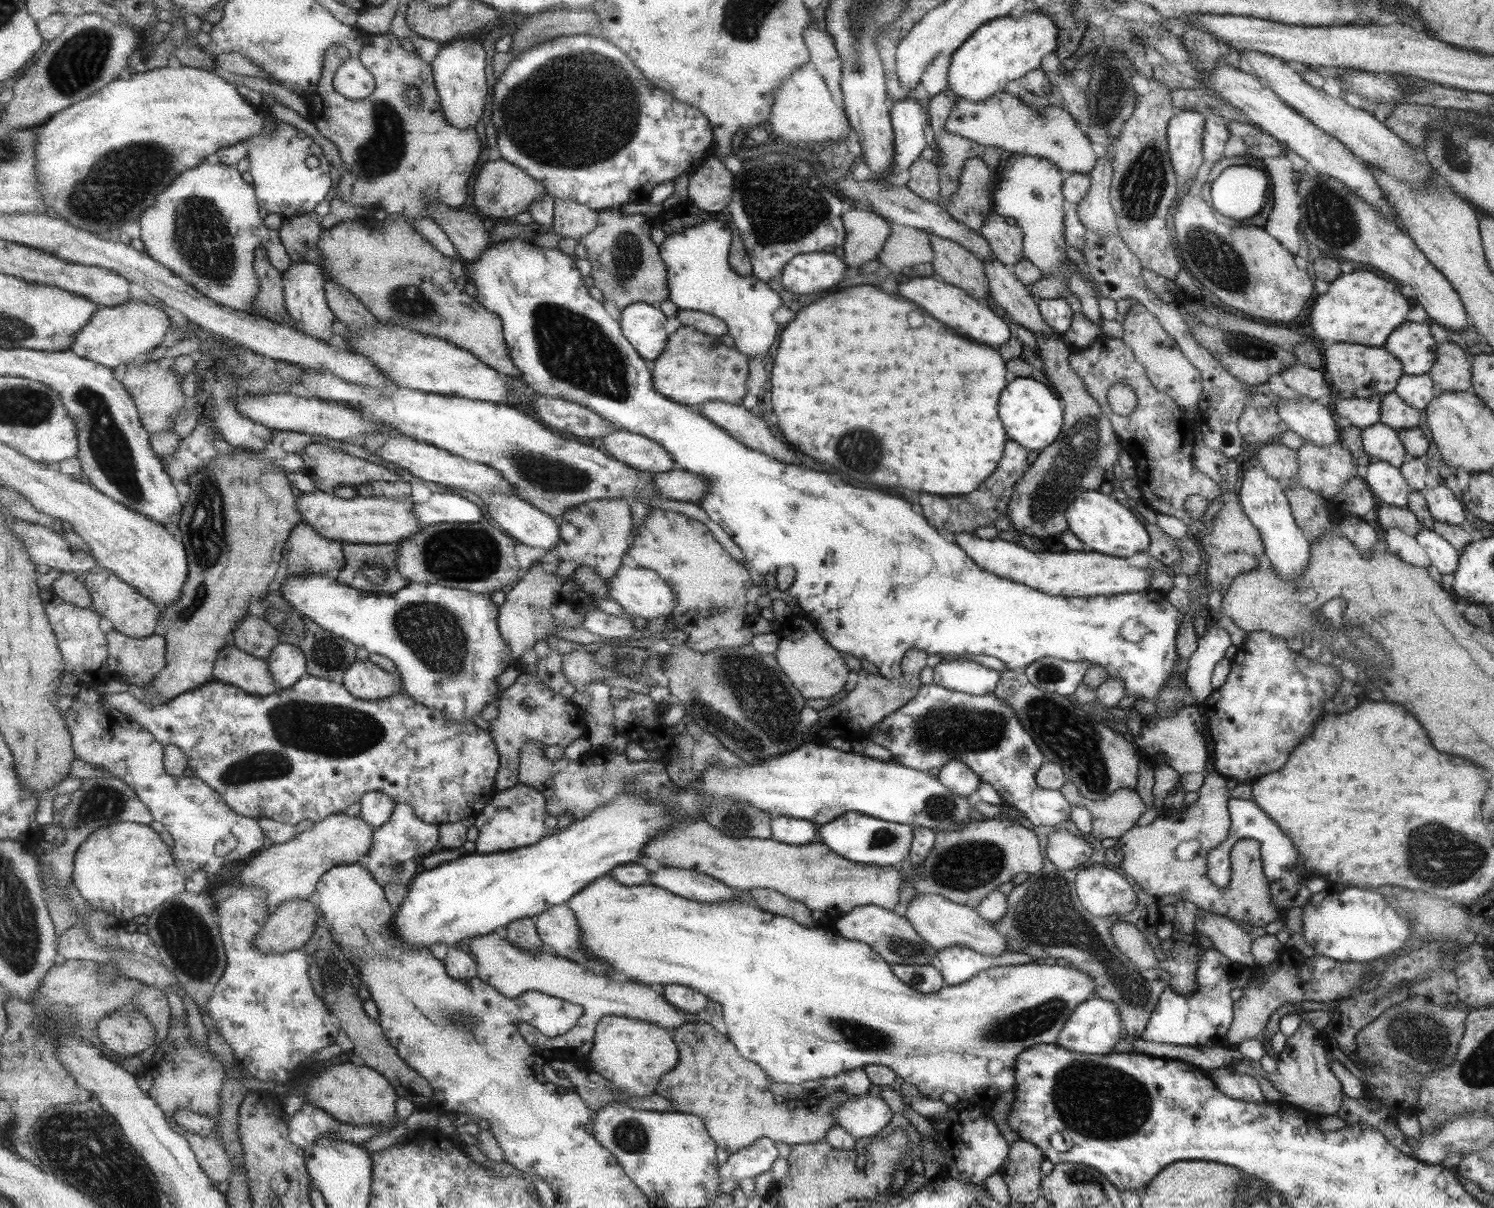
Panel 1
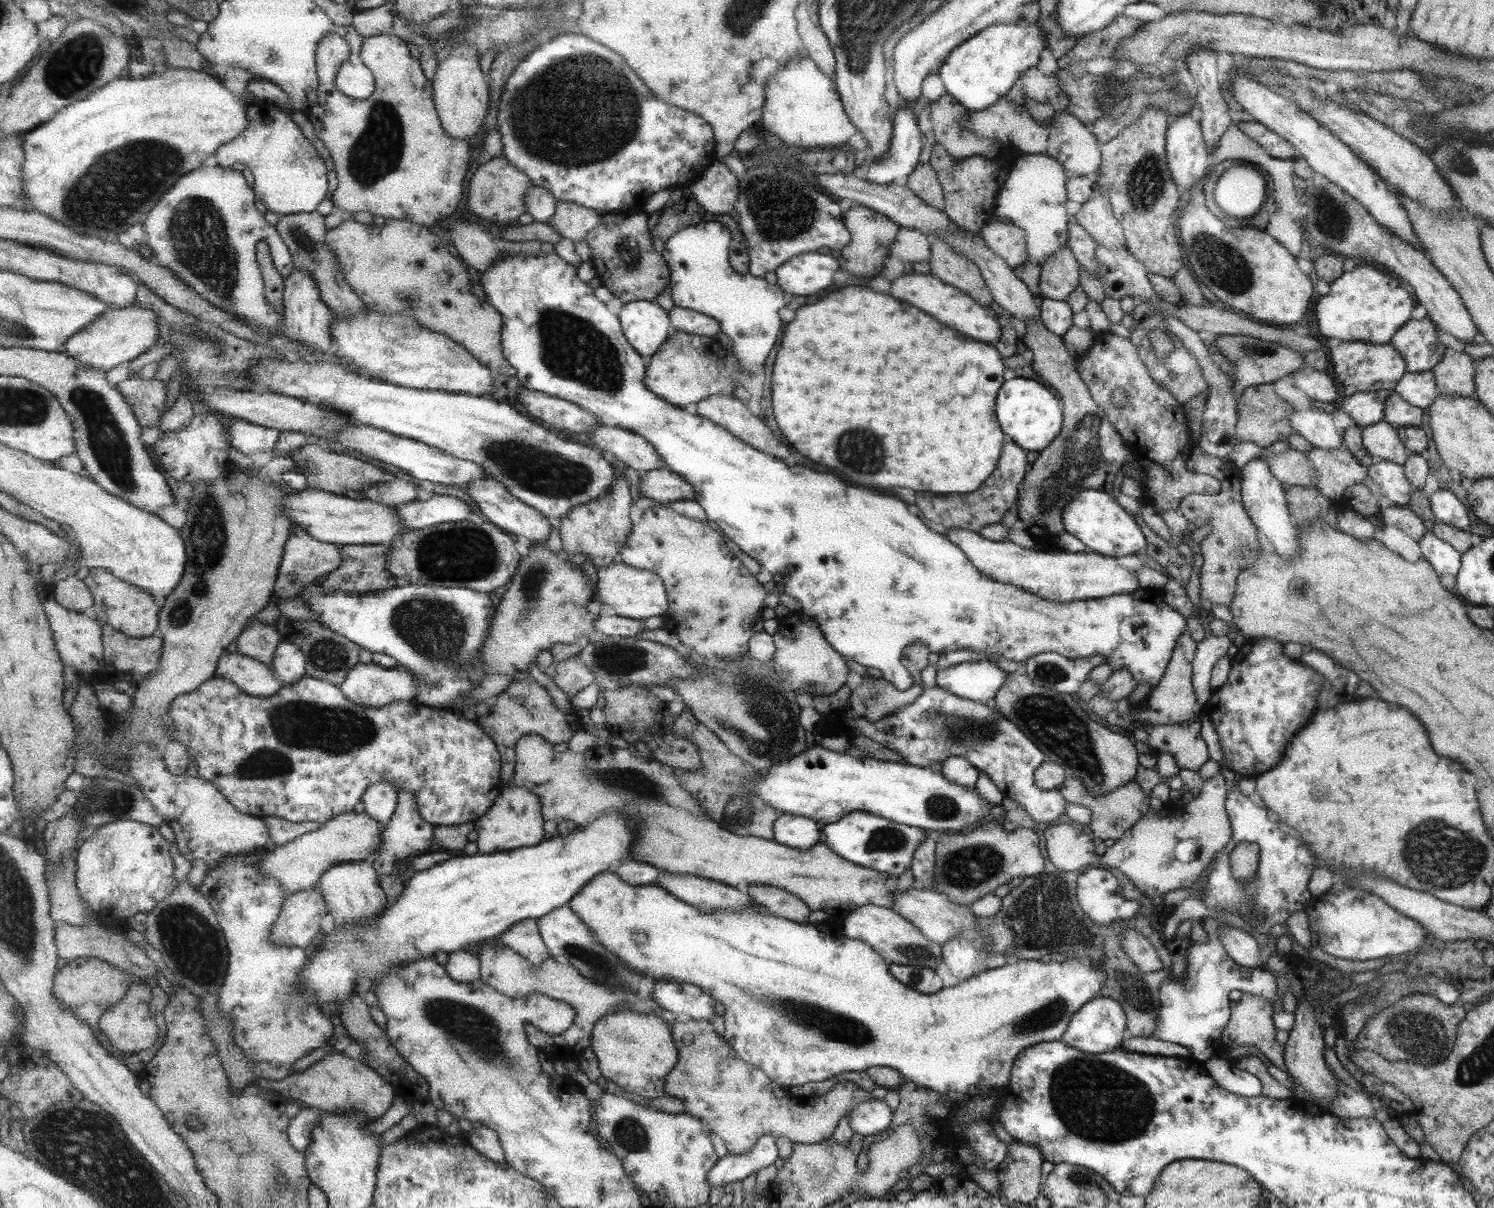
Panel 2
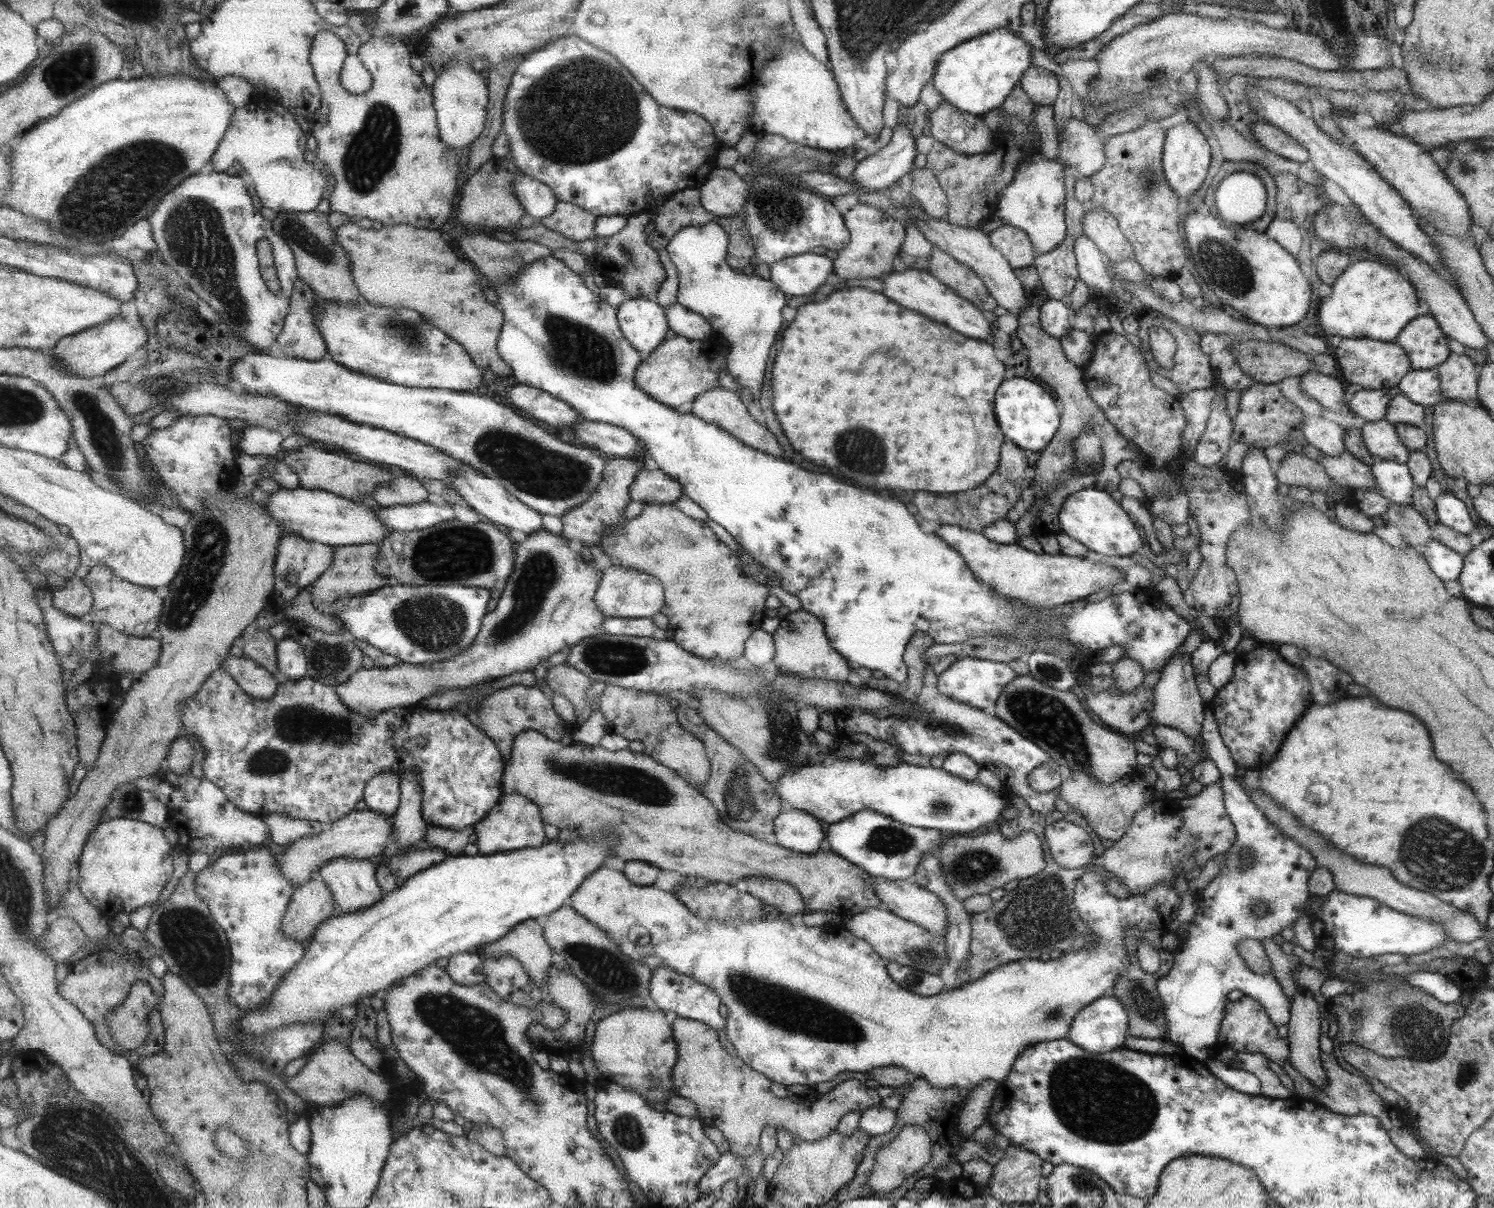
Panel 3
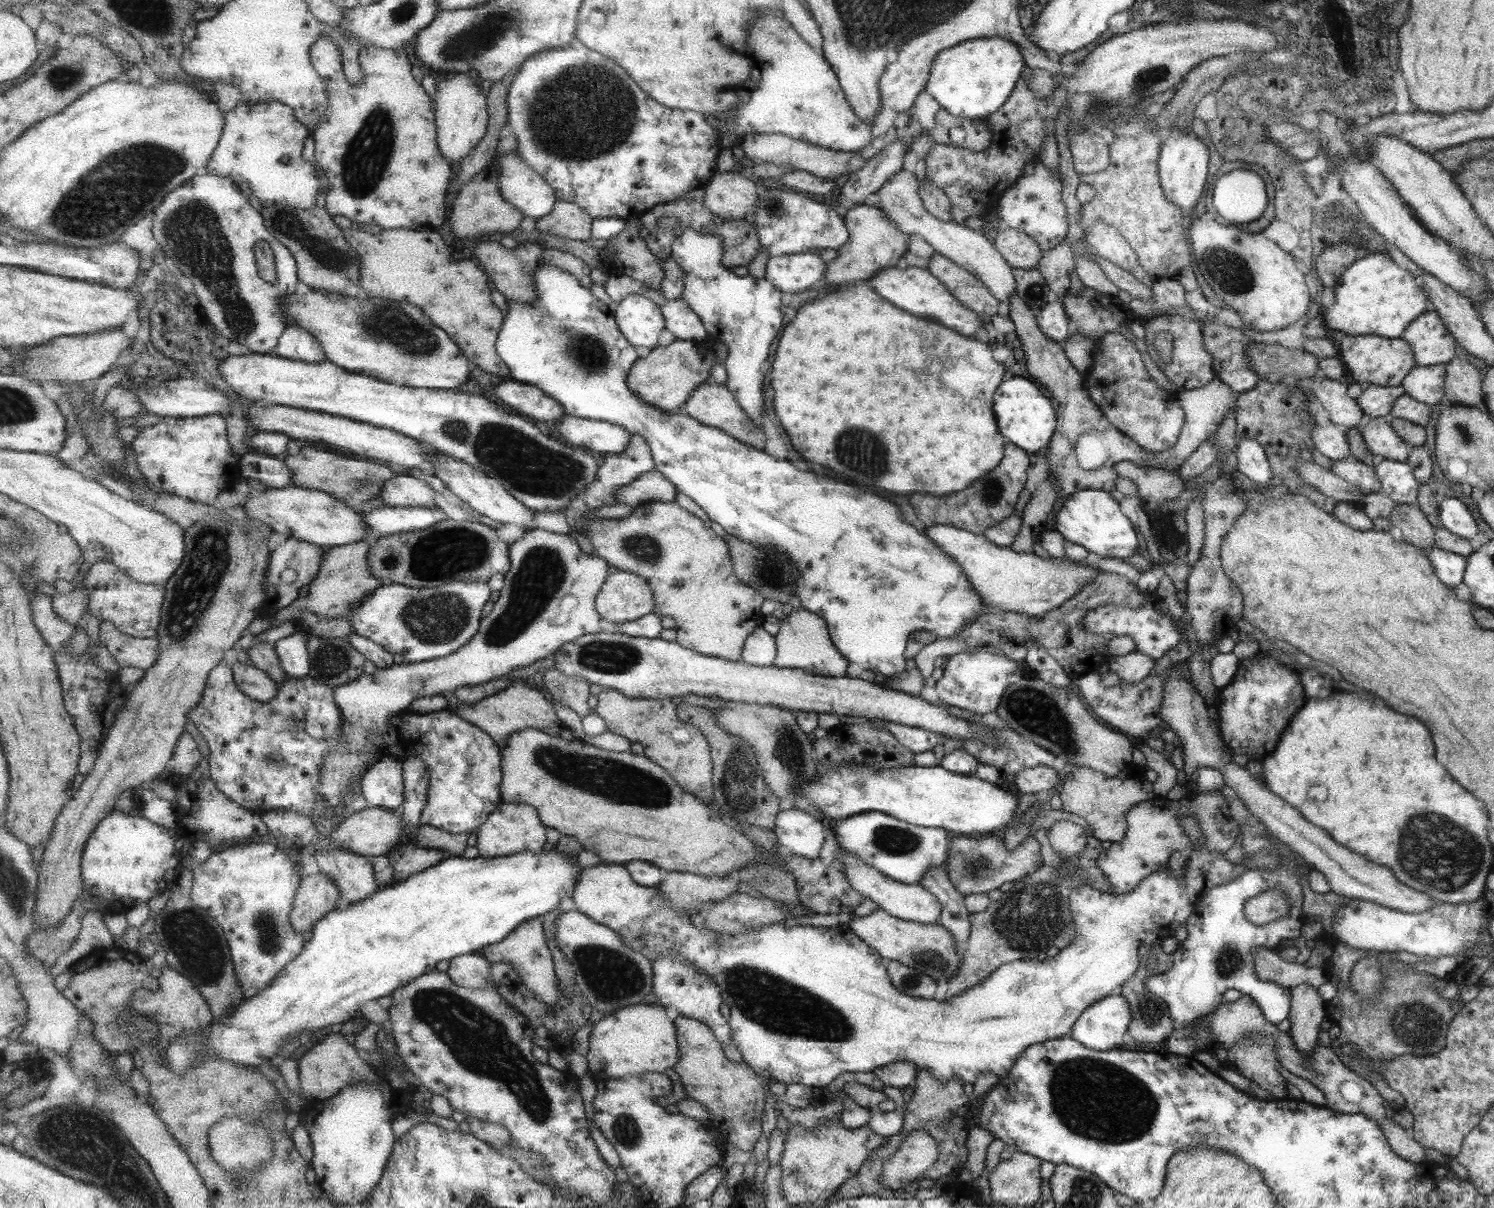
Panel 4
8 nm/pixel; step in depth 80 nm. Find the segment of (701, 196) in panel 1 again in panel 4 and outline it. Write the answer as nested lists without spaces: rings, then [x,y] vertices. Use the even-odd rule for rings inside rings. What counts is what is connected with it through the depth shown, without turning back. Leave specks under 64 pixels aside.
[[[737,169],[725,173],[716,171],[703,189],[705,205],[719,218],[737,220],[741,217],[749,217],[757,205],[757,184],[753,184],[753,181],[749,182]]]

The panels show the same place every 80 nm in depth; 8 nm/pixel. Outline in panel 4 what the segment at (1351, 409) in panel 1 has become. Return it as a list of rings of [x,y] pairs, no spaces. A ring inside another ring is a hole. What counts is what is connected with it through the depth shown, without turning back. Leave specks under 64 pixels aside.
[[[1365,384],[1356,402],[1362,407],[1364,414],[1373,417],[1385,417],[1389,414],[1393,403],[1399,396],[1406,394],[1402,385],[1375,386]]]

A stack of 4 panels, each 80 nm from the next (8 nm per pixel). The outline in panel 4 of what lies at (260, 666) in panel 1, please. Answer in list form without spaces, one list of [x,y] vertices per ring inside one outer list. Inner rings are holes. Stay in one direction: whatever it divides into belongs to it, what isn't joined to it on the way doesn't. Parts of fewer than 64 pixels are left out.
[[[251,660],[246,663],[235,661],[232,667],[239,690],[250,695],[251,698],[269,702],[277,696],[280,684],[272,679],[267,671],[253,665]]]

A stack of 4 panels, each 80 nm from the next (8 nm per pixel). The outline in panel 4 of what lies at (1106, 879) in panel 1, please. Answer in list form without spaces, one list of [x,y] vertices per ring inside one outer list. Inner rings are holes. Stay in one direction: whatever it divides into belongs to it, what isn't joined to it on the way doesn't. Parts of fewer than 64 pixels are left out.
[[[1193,816],[1179,817],[1179,825],[1185,832],[1187,839],[1190,840],[1191,847],[1195,847],[1195,850],[1191,850],[1187,855],[1183,876],[1181,876],[1181,878],[1175,879],[1167,867],[1167,869],[1158,870],[1157,873],[1151,873],[1150,876],[1141,880],[1141,882],[1139,882],[1135,888],[1129,890],[1128,893],[1117,894],[1117,896],[1113,896],[1113,894],[1108,893],[1106,890],[1100,891],[1094,887],[1082,884],[1079,886],[1079,890],[1075,890],[1075,894],[1071,894],[1071,898],[1069,898],[1071,915],[1074,916],[1074,922],[1076,924],[1075,931],[1077,931],[1077,936],[1075,936],[1069,945],[1064,946],[1054,957],[1045,957],[1042,961],[1007,961],[1005,965],[999,965],[989,977],[985,978],[985,980],[977,986],[971,986],[969,990],[949,1000],[943,1001],[936,1001],[933,998],[915,998],[913,995],[903,994],[902,991],[899,991],[897,987],[890,982],[890,977],[886,973],[885,959],[882,955],[868,943],[857,938],[849,930],[847,925],[838,925],[835,927],[795,925],[789,929],[785,929],[782,927],[782,923],[777,923],[764,926],[759,930],[745,930],[742,933],[736,932],[735,934],[721,934],[720,932],[710,931],[707,928],[695,926],[689,913],[675,911],[673,903],[670,902],[668,898],[662,896],[662,891],[659,890],[657,886],[643,886],[635,882],[630,870],[625,864],[598,864],[585,867],[578,878],[572,896],[578,912],[585,914],[588,918],[594,919],[595,922],[610,926],[630,947],[649,957],[652,962],[663,955],[681,955],[686,961],[695,963],[696,967],[702,973],[708,974],[719,987],[722,1002],[725,1002],[729,1007],[730,1015],[727,1019],[733,1044],[735,1044],[739,1054],[741,1054],[743,1062],[751,1067],[755,1074],[759,1074],[762,1078],[768,1078],[772,1082],[781,1082],[781,1084],[785,1085],[803,1084],[803,1086],[808,1087],[825,1087],[830,1082],[833,1082],[842,1072],[872,1072],[872,1070],[878,1067],[889,1065],[895,1061],[907,1061],[913,1063],[917,1070],[929,1070],[933,1078],[937,1080],[947,1081],[951,1077],[957,1077],[961,1085],[965,1083],[972,1084],[975,1076],[978,1076],[979,1073],[992,1072],[995,1076],[998,1076],[998,1078],[1007,1076],[1007,1070],[1013,1068],[1011,1064],[1007,1064],[1007,1060],[1011,1060],[1011,1062],[1017,1060],[1015,1054],[1023,1053],[1023,1050],[1026,1050],[1031,1045],[1037,1045],[1040,1042],[1057,1039],[1058,1037],[1069,1036],[1074,1022],[1078,1020],[1086,1009],[1089,1009],[1094,1002],[1101,1000],[1103,997],[1109,997],[1111,994],[1118,993],[1121,986],[1134,976],[1138,965],[1143,962],[1142,956],[1138,954],[1138,951],[1141,950],[1140,946],[1155,945],[1154,942],[1160,941],[1168,936],[1173,936],[1173,934],[1175,934],[1175,928],[1183,926],[1187,918],[1194,913],[1195,904],[1198,903],[1200,897],[1205,892],[1211,890],[1214,886],[1229,882],[1232,878],[1237,878],[1240,874],[1248,870],[1276,870],[1276,866],[1280,864],[1280,860],[1275,854],[1267,854],[1267,852],[1259,852],[1259,854],[1253,854],[1253,856],[1250,856],[1246,861],[1239,864],[1231,864],[1223,857],[1223,853],[1207,850],[1200,823],[1197,822]]]

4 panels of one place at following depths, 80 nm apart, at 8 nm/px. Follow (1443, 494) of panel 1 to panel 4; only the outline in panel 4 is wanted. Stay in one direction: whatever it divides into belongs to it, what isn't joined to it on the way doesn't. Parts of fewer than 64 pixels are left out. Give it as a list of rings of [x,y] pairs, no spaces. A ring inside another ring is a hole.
[[[1455,496],[1443,499],[1438,504],[1438,517],[1442,527],[1455,536],[1471,542],[1471,538],[1477,534],[1473,516],[1465,508],[1465,504],[1455,500]]]

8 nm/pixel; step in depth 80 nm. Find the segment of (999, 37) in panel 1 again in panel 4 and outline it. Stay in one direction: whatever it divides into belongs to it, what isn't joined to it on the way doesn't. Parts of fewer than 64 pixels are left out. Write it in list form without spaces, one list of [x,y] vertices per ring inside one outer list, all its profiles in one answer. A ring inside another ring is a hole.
[[[975,38],[939,52],[924,88],[951,116],[984,119],[1006,105],[1025,69],[1017,43],[1007,38]]]

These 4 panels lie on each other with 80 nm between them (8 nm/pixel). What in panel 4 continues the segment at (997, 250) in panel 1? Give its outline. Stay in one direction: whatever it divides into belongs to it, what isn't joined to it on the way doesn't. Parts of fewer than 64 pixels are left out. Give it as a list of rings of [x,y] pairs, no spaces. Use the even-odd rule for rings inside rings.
[[[1012,227],[999,229],[993,244],[1012,268],[1037,268],[1042,249],[1030,236]]]

